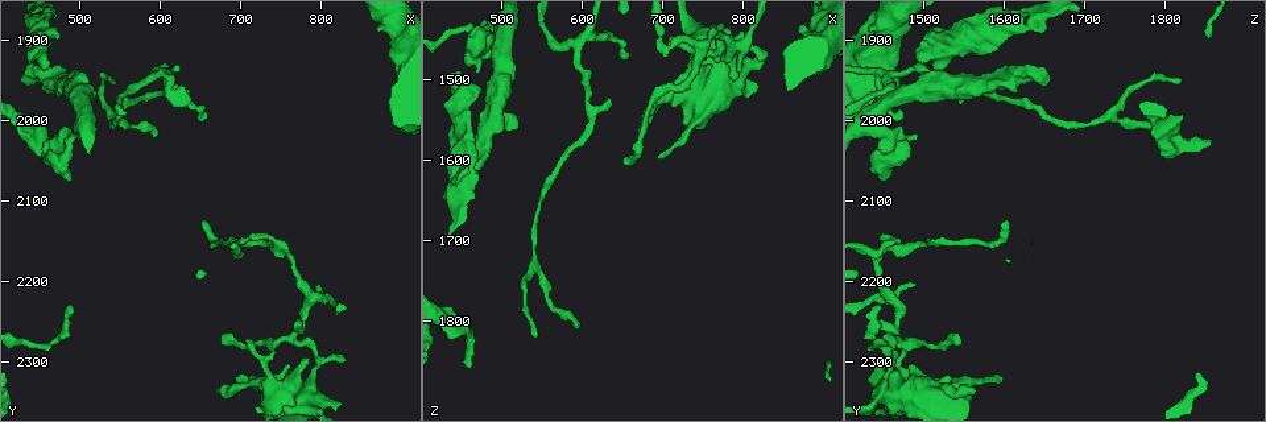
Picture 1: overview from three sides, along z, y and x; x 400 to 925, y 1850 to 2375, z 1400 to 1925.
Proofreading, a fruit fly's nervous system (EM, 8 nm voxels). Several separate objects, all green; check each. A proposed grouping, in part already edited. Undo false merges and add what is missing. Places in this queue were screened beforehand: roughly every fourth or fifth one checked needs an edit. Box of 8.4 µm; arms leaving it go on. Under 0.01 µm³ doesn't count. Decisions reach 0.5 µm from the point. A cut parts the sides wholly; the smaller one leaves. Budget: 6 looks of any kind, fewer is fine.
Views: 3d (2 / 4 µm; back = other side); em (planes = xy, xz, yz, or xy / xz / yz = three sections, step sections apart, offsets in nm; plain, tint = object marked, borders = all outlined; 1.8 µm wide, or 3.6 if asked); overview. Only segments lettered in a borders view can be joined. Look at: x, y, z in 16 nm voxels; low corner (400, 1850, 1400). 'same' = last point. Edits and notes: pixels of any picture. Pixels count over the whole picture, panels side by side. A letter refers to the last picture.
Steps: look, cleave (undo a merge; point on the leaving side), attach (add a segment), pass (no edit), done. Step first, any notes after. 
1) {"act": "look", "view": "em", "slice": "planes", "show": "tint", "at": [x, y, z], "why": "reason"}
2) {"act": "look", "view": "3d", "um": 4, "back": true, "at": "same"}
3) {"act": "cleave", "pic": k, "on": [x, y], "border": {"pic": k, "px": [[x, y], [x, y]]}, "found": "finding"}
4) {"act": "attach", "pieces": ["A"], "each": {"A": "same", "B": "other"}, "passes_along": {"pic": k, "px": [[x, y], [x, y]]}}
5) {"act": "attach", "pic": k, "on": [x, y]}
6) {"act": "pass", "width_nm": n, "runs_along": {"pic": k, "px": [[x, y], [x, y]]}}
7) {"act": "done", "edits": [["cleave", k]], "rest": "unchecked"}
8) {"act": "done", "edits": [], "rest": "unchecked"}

{"act": "look", "view": "3d", "um": 2, "back": true, "at": [440, 1955, 1660], "why": "free end"}

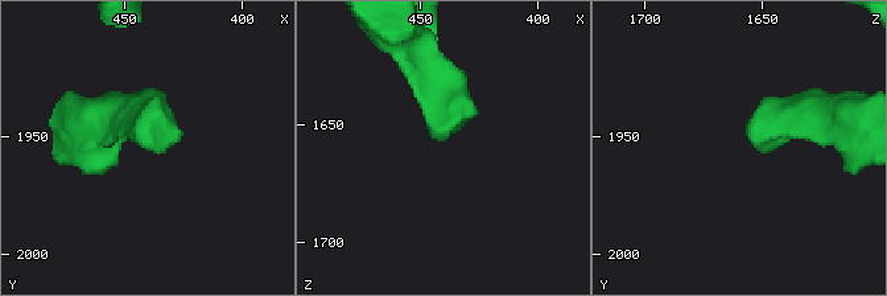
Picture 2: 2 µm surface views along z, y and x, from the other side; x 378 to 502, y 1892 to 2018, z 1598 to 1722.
{"act": "look", "view": "em", "slice": "planes", "show": "plain", "at": [442, 1949, 1656], "why": "now the EM"}

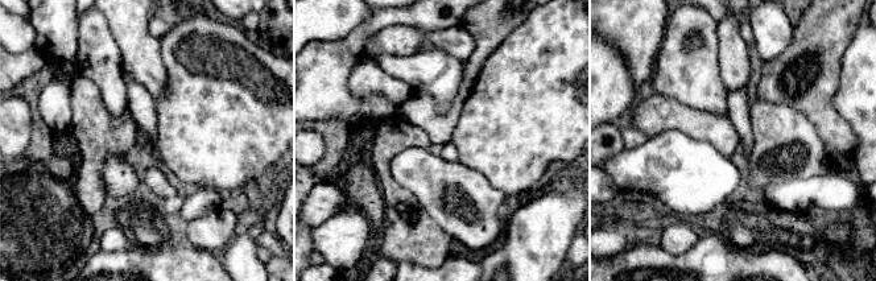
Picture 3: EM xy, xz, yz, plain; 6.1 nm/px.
{"act": "look", "view": "em", "slice": "planes", "show": "borders", "at": "same", "why": "what lies round it"}

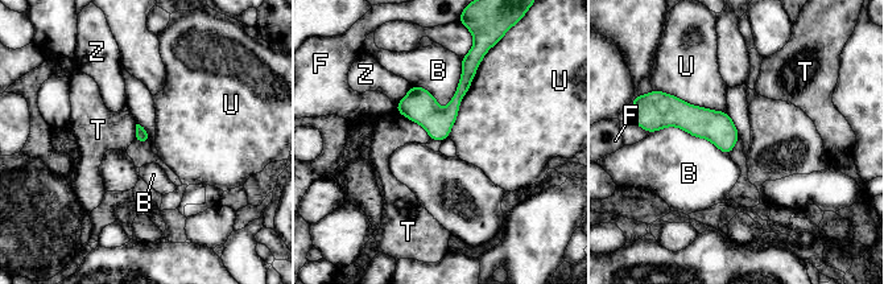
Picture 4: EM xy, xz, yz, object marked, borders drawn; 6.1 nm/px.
{"act": "pass", "each": {"B": "other", "F": "other", "T": "other", "U": "other", "Z": "other"}, "border": {"pic": 4, "px": [[483, 57], [447, 136]]}, "found": "none of them fits"}

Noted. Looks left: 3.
{"act": "look", "view": "em", "slice": "xy", "step": 16, "show": "borders", "at": [515, 1965, 1560], "why": "thick end"}

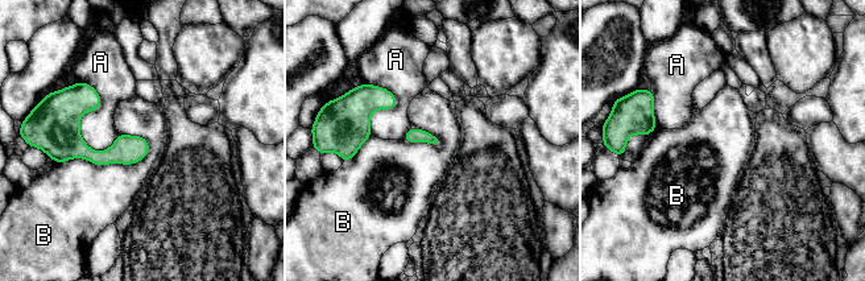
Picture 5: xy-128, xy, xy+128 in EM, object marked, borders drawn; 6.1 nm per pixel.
{"act": "look", "view": "em", "slice": "planes", "show": "borders", "at": "same"}

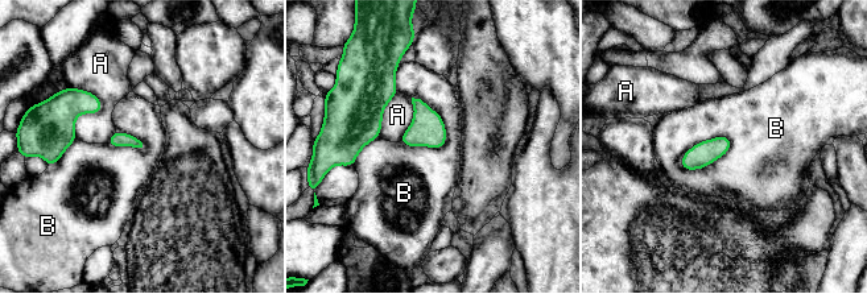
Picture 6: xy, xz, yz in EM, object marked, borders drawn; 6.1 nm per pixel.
{"act": "pass", "each": {"A": "other", "B": "other"}, "border": {"pic": 6, "px": [[731, 141], [705, 166], [680, 164]]}, "found": "none of them fits"}

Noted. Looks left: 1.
{"act": "look", "view": "em", "slice": "planes", "show": "borders", "at": [785, 2220, 1460], "why": "sharp bend"}

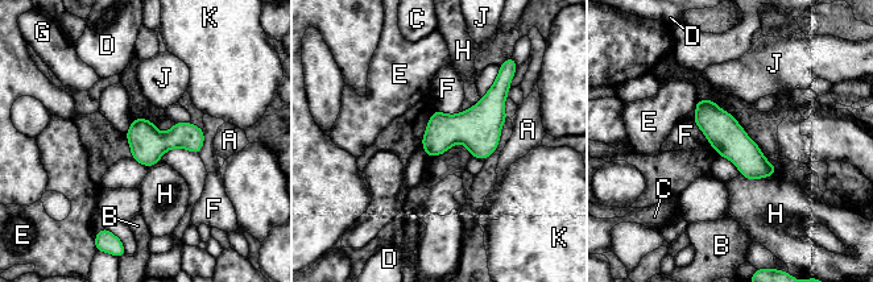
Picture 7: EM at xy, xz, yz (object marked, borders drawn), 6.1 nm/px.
{"act": "pass", "each": {"A": "other", "B": "other", "C": "other", "D": "other", "E": "other", "F": "other", "G": "other", "H": "other", "J": "other", "K": "other"}, "runs_along": {"pic": 7, "px": [[700, 103], [760, 168], [772, 169]]}, "found": "all the same cell"}

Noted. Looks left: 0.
{"act": "done", "edits": [], "rest": "unchecked"}

